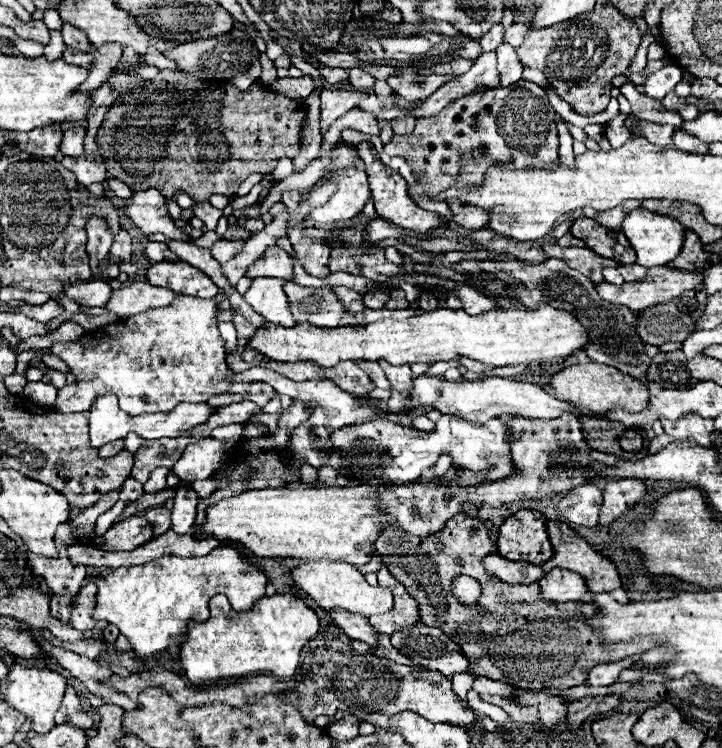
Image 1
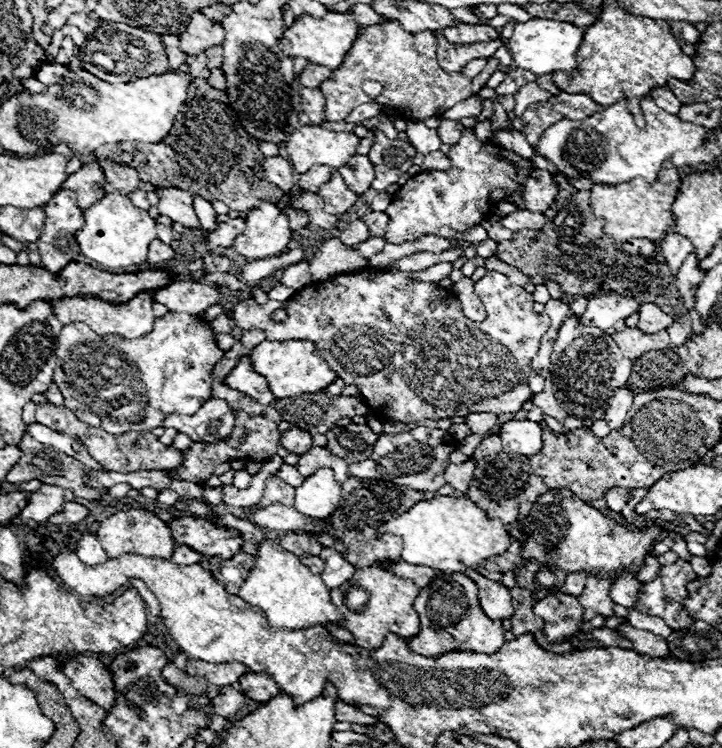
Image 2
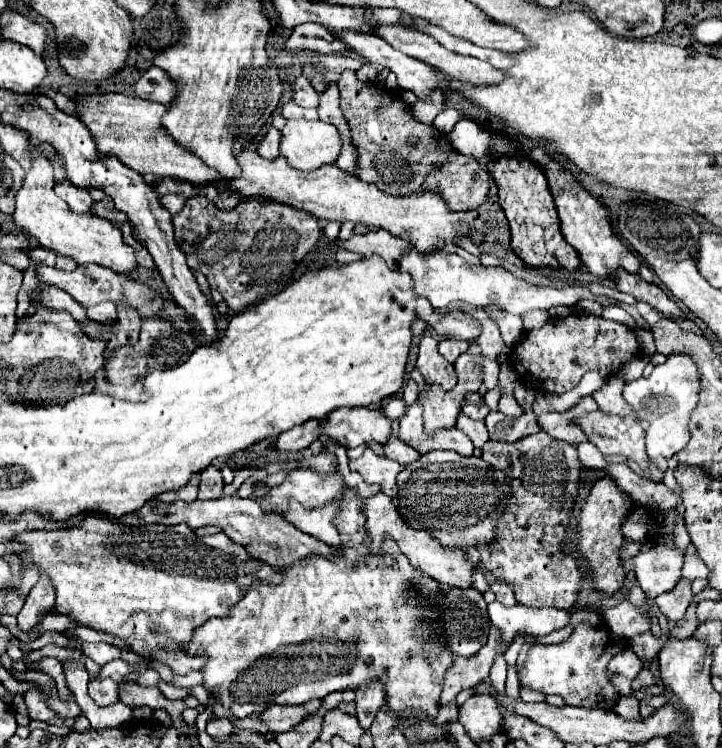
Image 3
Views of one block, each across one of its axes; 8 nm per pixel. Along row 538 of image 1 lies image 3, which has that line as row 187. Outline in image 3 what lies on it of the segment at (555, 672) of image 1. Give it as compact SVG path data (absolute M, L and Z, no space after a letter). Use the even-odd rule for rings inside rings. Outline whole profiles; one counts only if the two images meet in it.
M352 70L342 74L338 90L358 150L356 176L360 180L376 184L390 196L408 196L420 190L440 194L450 212L478 210L488 200L490 174L480 174L476 158L460 156L450 144L438 144L442 132L414 120L410 106L394 90L378 82L360 82Z

